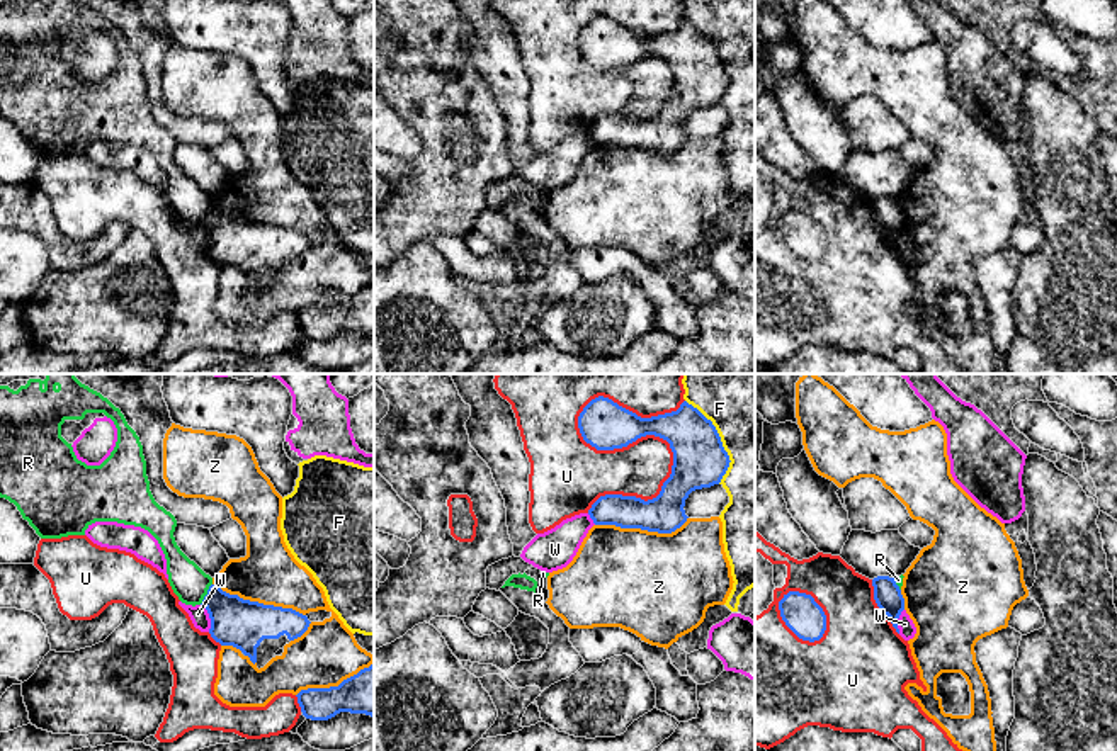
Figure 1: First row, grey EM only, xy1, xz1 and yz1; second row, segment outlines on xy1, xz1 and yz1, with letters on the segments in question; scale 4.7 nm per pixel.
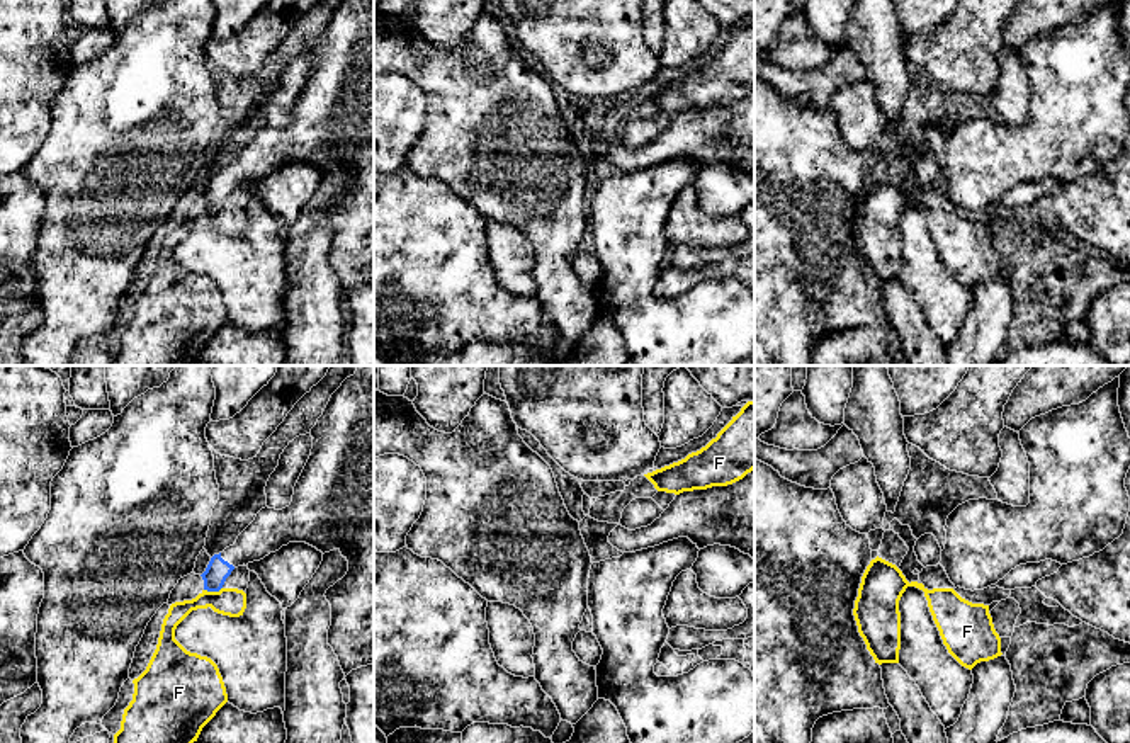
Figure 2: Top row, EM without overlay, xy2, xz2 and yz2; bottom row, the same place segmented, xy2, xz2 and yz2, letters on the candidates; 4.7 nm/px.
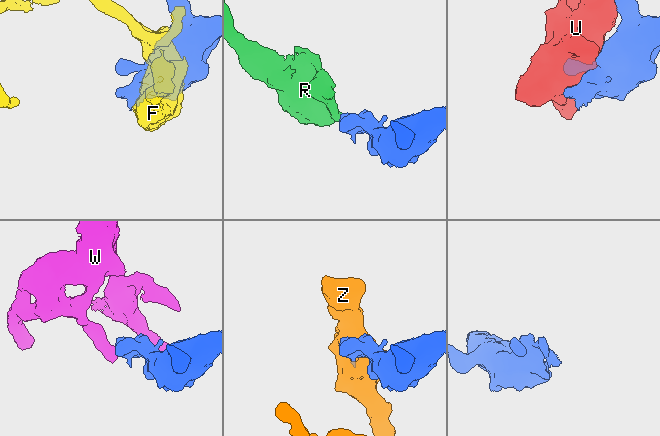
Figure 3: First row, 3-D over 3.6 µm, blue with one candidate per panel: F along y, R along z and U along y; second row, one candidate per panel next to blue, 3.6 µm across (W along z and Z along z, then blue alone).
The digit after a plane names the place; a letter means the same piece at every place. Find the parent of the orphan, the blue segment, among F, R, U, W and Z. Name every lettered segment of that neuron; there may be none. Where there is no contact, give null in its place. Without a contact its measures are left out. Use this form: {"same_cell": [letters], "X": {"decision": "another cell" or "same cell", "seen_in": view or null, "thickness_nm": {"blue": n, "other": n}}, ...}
{"same_cell": [], "F": {"decision": "another cell", "seen_in": "xz1", "thickness_nm": {"blue": 260, "other": 440}}, "R": {"decision": "another cell", "seen_in": "xy1", "thickness_nm": {"blue": 240, "other": 170}}, "U": {"decision": "another cell", "seen_in": "xz1", "thickness_nm": {"blue": 240, "other": 300}}, "W": {"decision": "another cell", "seen_in": "xy1", "thickness_nm": {"blue": 240, "other": 90}}, "Z": {"decision": "another cell", "seen_in": "xz1", "thickness_nm": {"blue": 180, "other": 480}}}

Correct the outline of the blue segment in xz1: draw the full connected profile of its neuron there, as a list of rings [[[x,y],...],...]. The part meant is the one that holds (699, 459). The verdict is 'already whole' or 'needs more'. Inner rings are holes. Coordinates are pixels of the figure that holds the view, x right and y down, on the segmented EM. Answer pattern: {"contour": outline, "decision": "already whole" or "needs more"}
{"contour": [[[598,396],[580,413],[578,428],[597,450],[622,449],[655,435],[666,440],[673,452],[672,474],[656,498],[600,496],[588,510],[595,525],[672,534],[689,518],[683,510],[689,494],[719,484],[731,462],[712,421],[687,401],[677,411],[641,418]]], "decision": "already whole"}

